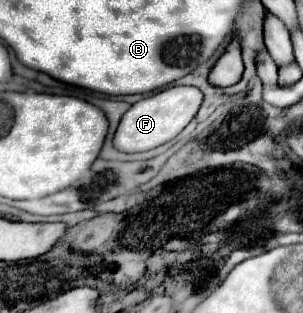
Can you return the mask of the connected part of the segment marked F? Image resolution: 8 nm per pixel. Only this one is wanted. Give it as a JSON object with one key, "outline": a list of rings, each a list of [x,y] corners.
{"outline":[[[180,85],[168,87],[156,95],[140,99],[120,119],[112,145],[114,149],[124,153],[138,153],[160,147],[170,139],[174,139],[190,123],[190,119],[198,113],[200,105],[202,105],[202,91],[196,87],[180,87]]]}

